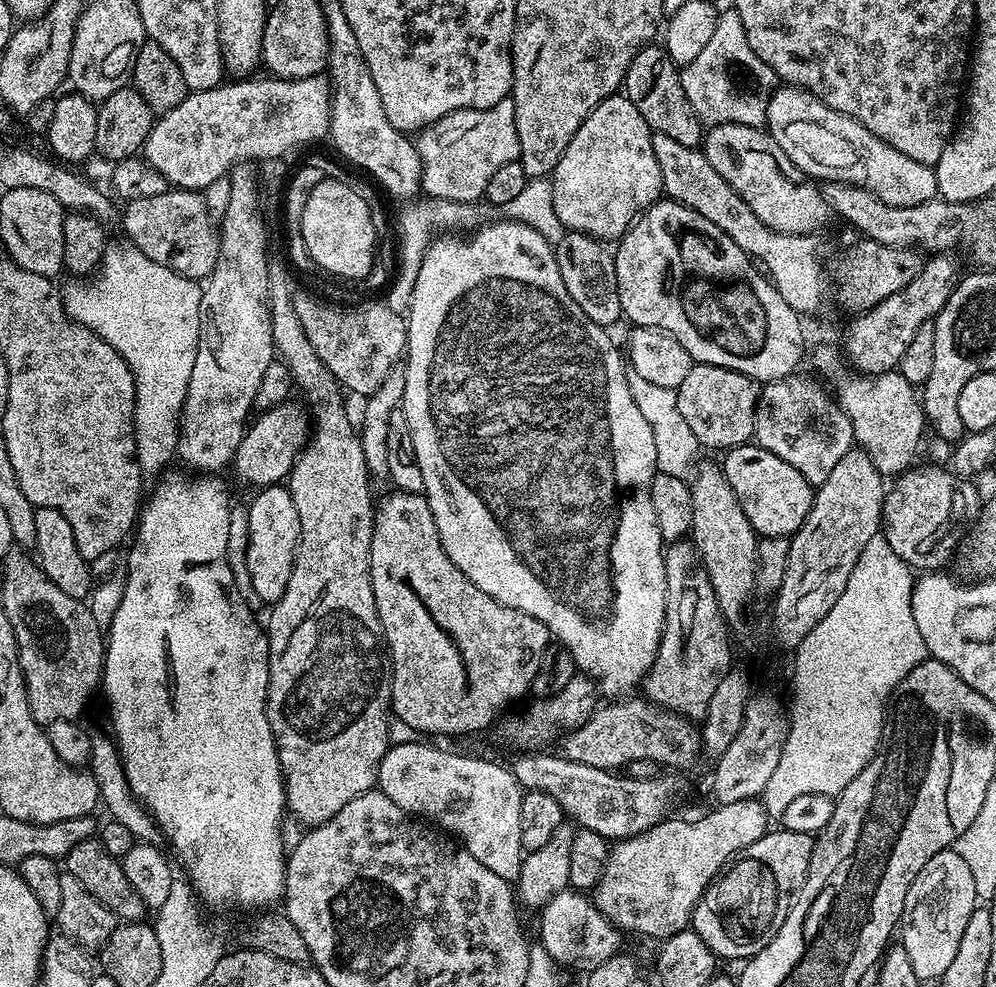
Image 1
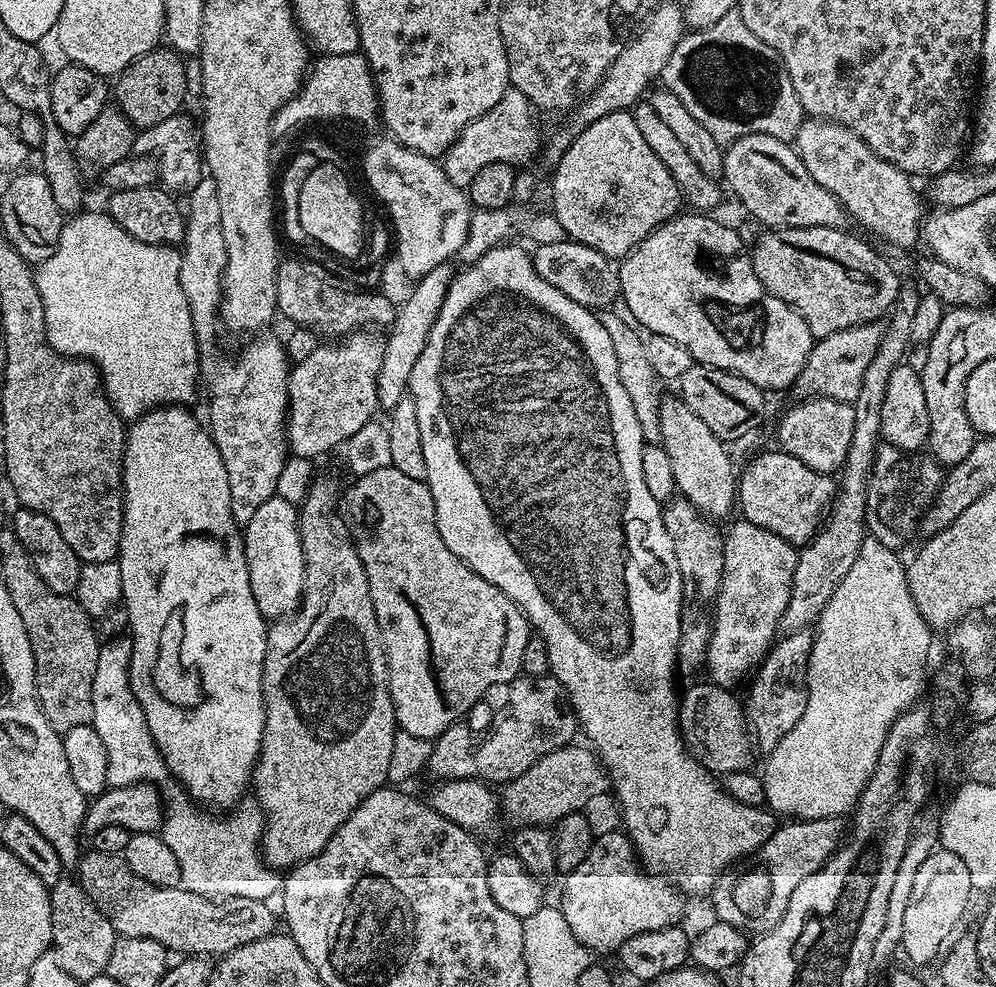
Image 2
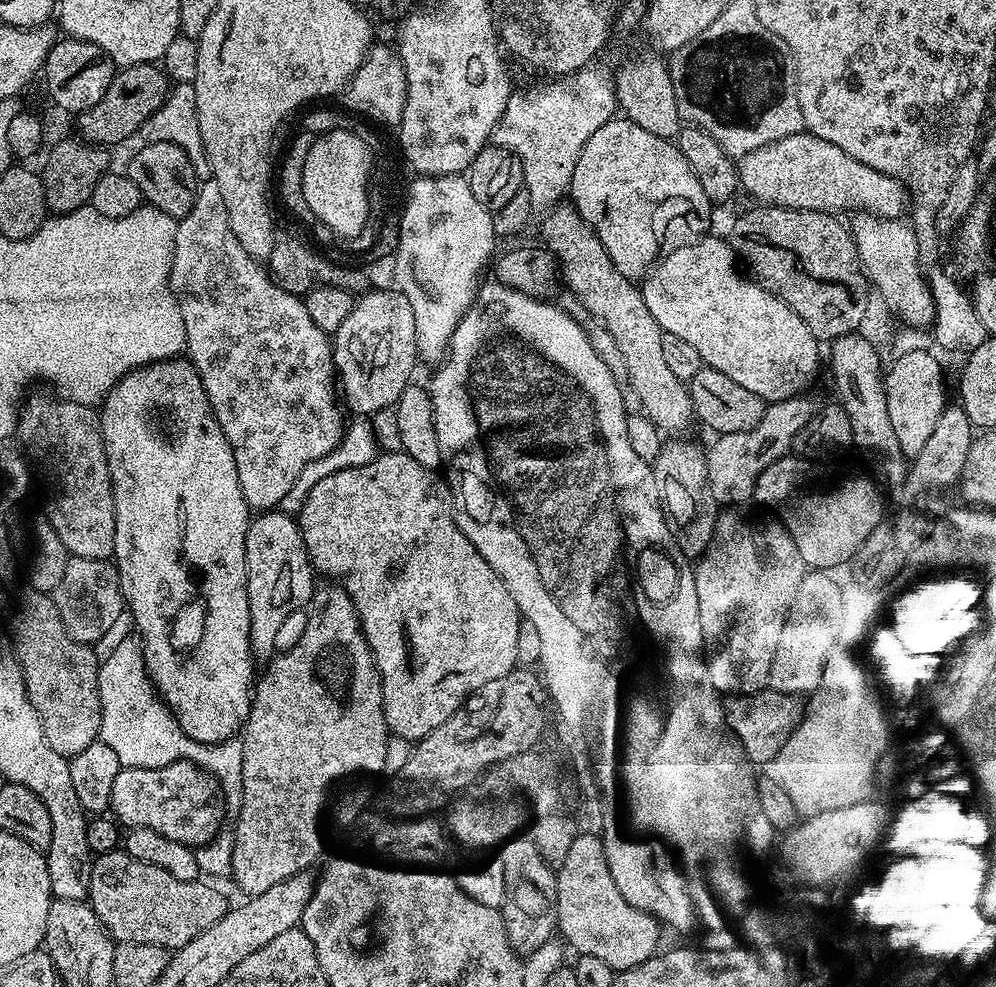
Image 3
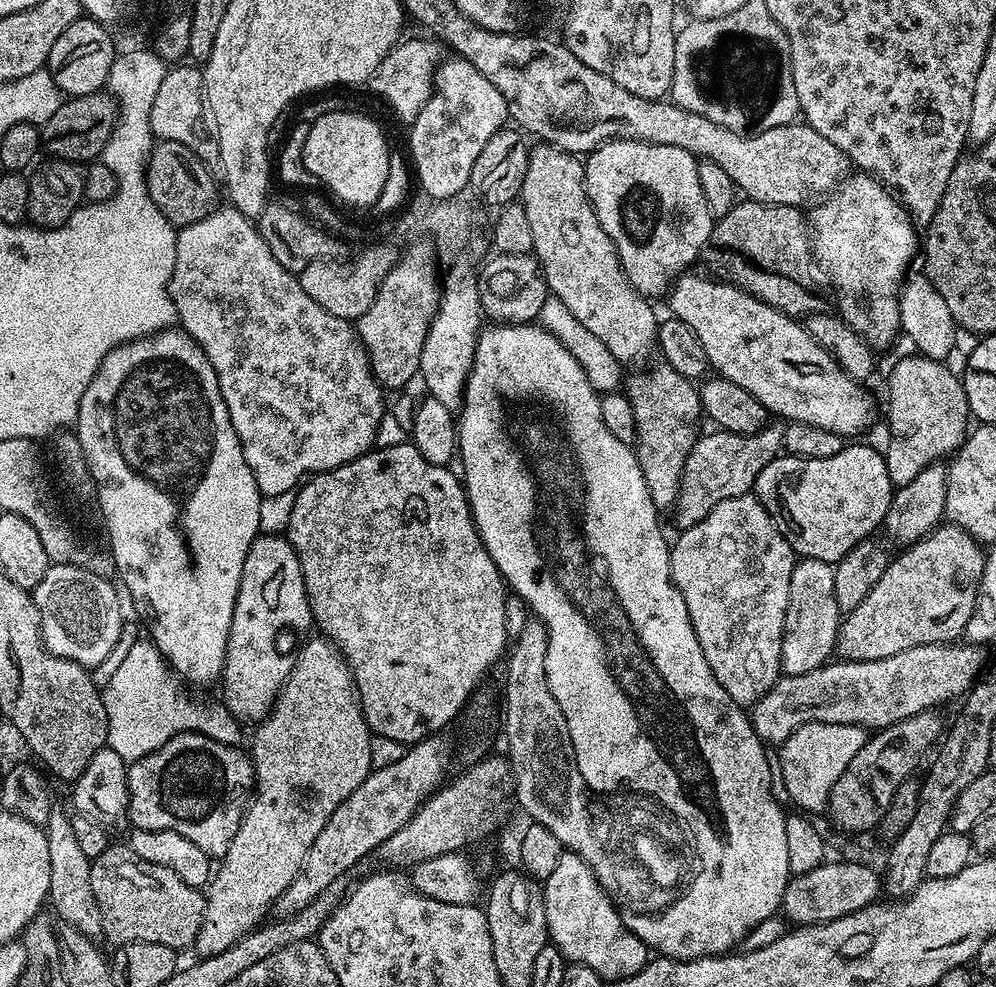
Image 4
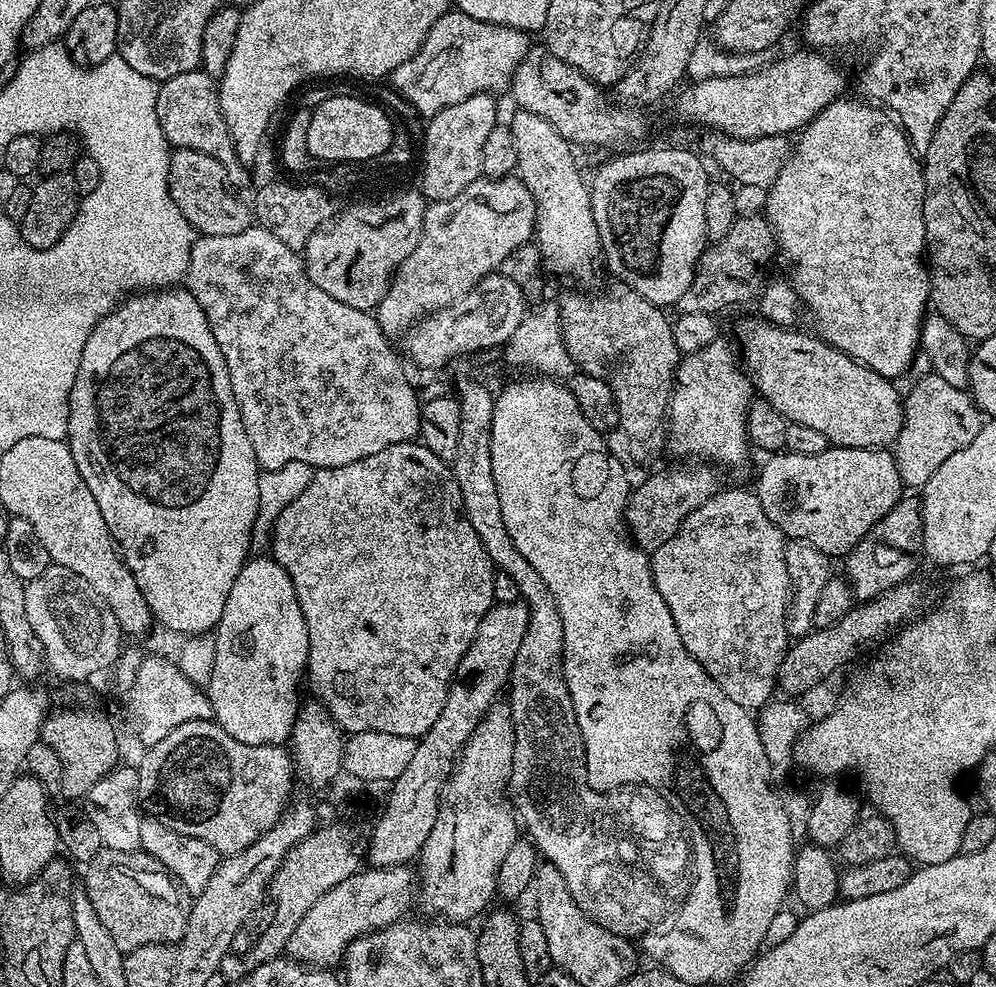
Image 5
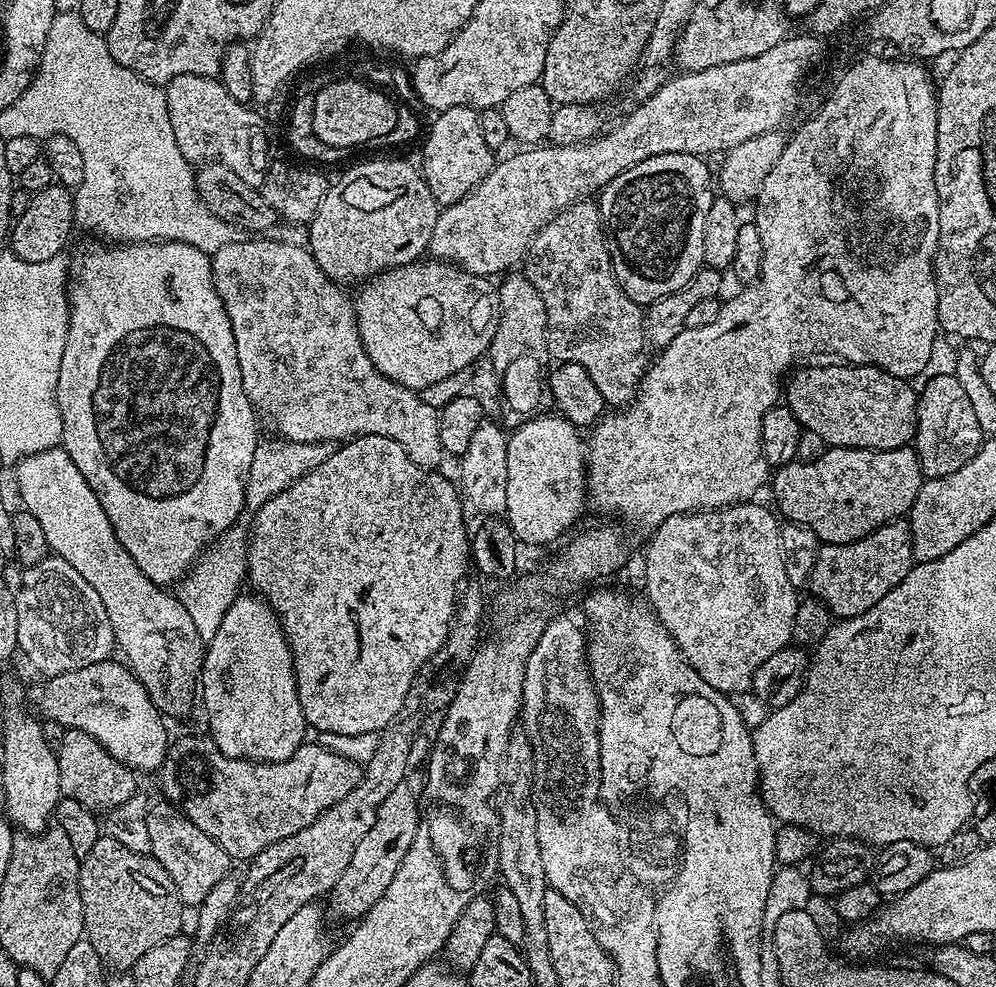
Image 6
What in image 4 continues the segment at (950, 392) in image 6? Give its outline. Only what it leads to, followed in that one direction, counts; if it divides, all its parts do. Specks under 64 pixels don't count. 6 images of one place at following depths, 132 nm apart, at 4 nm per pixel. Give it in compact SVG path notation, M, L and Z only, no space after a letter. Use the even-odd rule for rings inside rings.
M911 355L898 361L888 376L888 448L884 461L896 486L914 482L926 466L951 457L970 431L963 379L957 373L955 376L947 363Z

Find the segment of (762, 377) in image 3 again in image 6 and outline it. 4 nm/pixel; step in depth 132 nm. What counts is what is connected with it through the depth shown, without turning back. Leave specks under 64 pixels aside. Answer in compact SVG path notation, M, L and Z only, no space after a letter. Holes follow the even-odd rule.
M844 362L832 363L836 364L828 364L825 368L797 367L787 377L786 406L794 414L794 418L798 418L801 429L818 434L825 445L833 448L873 448L876 452L881 452L909 447L916 434L917 389L912 389L908 380L883 372L881 368L870 364L849 366Z

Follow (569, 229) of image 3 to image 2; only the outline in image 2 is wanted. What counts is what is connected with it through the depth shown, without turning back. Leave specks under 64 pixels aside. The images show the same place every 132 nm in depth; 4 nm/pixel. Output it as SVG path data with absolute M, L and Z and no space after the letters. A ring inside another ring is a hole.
M679 398L661 399L660 425L660 443L666 454L670 454L670 470L674 470L677 493L709 518L726 515L738 500L738 472L732 469L732 460L724 449L727 448L725 441L719 440L714 430Z

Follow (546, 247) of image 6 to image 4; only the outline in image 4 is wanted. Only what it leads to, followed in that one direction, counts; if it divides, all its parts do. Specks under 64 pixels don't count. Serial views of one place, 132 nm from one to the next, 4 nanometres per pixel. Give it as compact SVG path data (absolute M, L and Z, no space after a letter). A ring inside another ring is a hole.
M663 362L657 363L652 376L632 376L626 380L626 395L636 423L634 451L642 466L646 486L657 509L672 508L680 495L680 476L684 463L695 446L701 431L702 409L697 385L678 370Z

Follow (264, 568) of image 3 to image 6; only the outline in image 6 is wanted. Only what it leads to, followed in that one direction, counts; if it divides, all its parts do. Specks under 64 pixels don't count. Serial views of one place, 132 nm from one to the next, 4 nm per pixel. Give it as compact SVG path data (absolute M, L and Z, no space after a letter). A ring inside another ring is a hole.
M241 594L204 649L199 691L204 692L207 731L230 758L275 762L290 758L305 743L306 725L298 702L292 648L276 612L259 595Z

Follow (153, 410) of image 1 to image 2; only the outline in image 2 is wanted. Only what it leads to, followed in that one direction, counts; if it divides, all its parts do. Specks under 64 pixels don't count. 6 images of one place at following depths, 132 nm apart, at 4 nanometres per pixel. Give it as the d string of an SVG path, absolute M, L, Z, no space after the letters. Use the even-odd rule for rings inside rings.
M81 211L65 219L64 229L60 232L60 242L56 245L54 254L50 254L50 258L46 258L34 268L38 294L42 298L44 330L48 333L48 344L63 356L79 356L91 360L96 365L96 369L100 371L104 395L112 403L112 409L125 422L139 420L157 406L191 405L191 400L196 396L196 380L198 384L198 349L194 322L190 318L190 306L186 302L186 294L182 294L180 285L180 252L167 244L138 242L130 234L126 234L126 230L122 230L122 226L118 226L118 222L114 222L111 216L103 211L100 211L101 213L88 211Z

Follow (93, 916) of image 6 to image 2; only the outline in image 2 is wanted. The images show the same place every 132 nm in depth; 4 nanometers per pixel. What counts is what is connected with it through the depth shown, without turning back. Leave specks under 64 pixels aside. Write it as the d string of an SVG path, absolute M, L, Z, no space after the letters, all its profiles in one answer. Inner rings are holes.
M88 850L81 855L78 861L78 879L80 885L86 890L86 894L94 902L94 906L98 906L98 910L102 910L102 914L106 914L106 918L110 918L110 926L114 926L117 937L129 936L130 938L154 938L154 942L158 942L162 947L171 950L173 953L184 952L180 954L203 954L205 957L223 958L228 953L238 950L242 946L246 946L250 942L254 942L258 938L266 938L273 935L277 931L276 920L278 924L278 916L272 913L272 904L267 900L259 900L258 898L238 898L237 896L226 896L223 898L213 898L211 896L203 896L202 894L194 894L190 890L186 890L182 886L179 888L171 888L170 886L154 886L154 882L146 882L146 878L138 878L138 874L134 874L134 870L130 870L130 866L125 862L123 855L115 856L114 854L102 854L95 850Z

